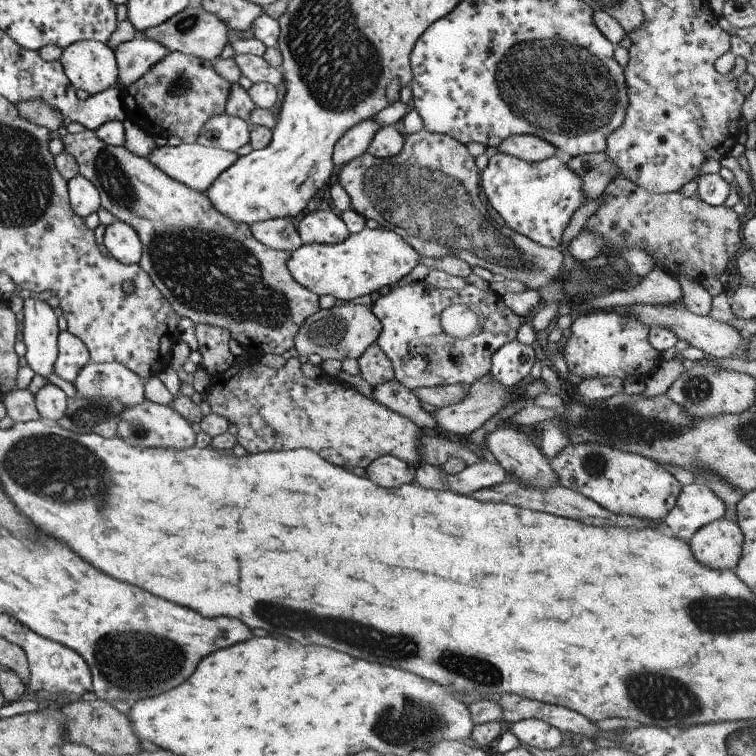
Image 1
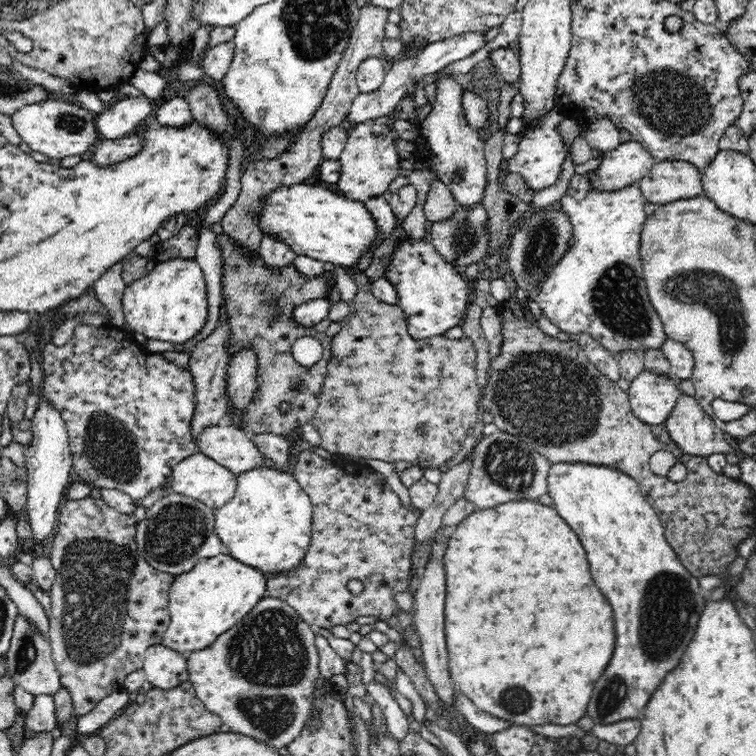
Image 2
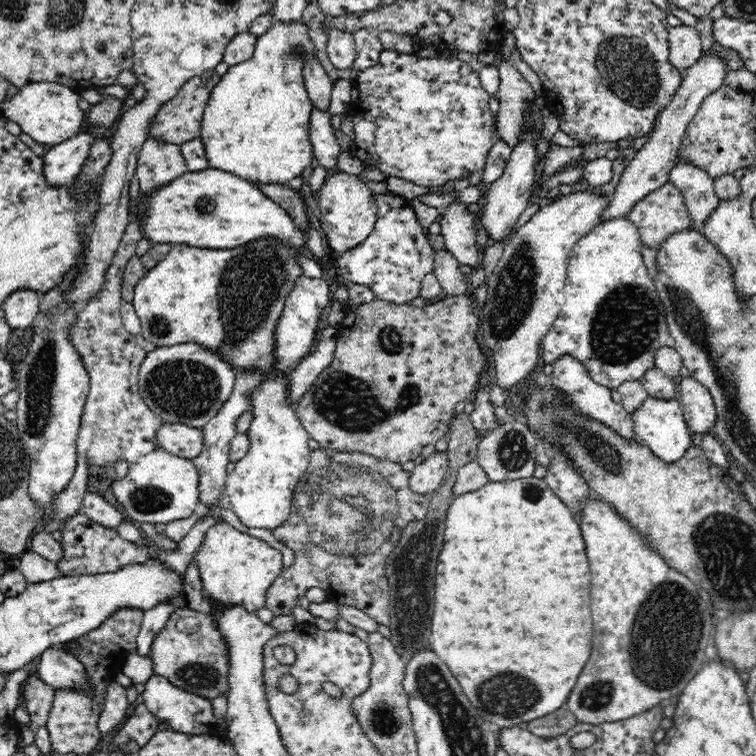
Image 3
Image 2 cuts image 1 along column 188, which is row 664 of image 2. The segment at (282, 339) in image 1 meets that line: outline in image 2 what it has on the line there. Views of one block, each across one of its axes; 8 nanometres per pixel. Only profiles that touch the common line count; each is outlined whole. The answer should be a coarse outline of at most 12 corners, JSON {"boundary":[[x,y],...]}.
{"boundary":[[266,596],[186,654],[205,708],[277,749],[316,708],[316,629]]}

